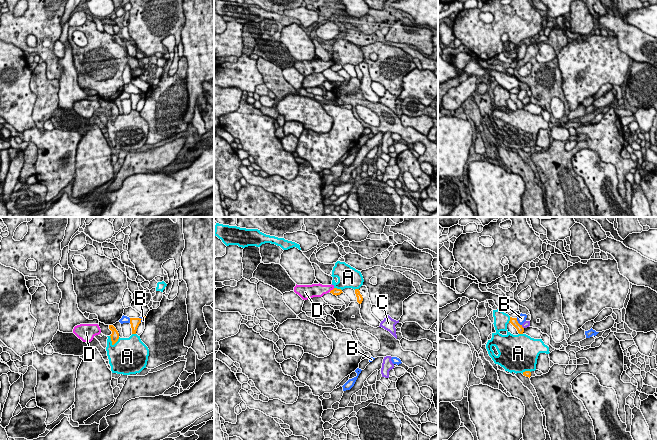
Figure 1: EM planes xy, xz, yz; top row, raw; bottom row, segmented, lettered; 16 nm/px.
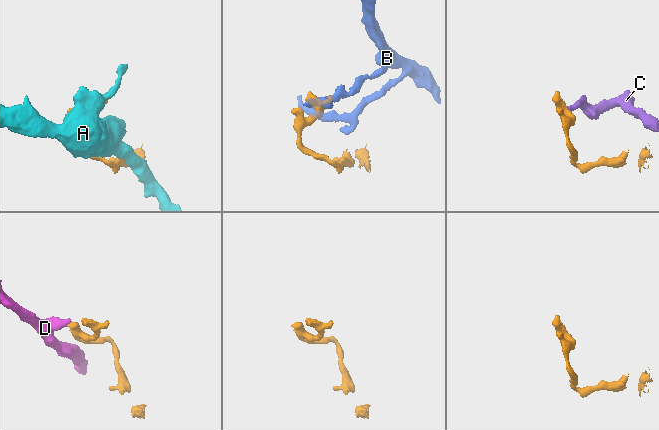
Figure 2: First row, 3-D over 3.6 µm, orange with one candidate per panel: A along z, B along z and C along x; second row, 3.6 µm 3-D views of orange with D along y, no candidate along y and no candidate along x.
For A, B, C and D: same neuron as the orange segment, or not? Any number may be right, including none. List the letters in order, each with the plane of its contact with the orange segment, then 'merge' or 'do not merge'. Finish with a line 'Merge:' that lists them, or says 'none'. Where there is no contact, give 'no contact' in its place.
A: xy | do not merge
B: yz | do not merge
C: yz | do not merge
D: xz | do not merge
Merge: none

